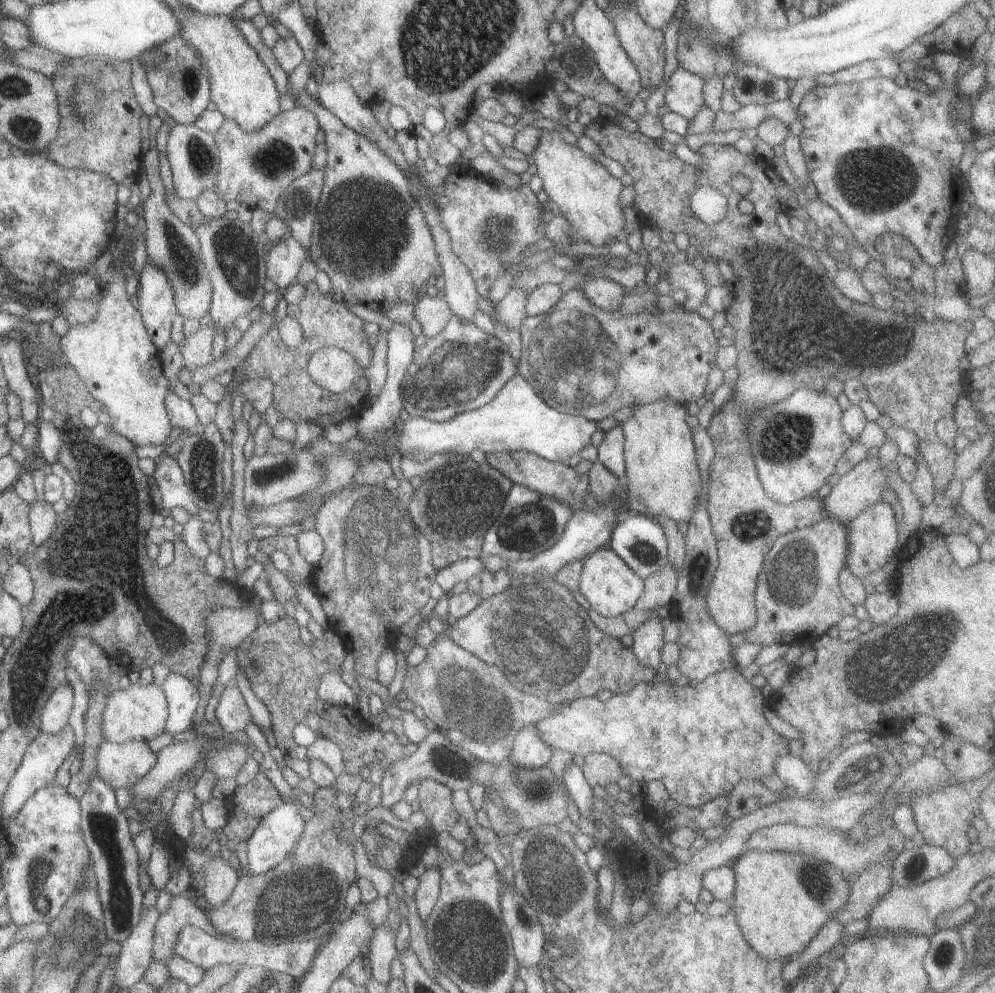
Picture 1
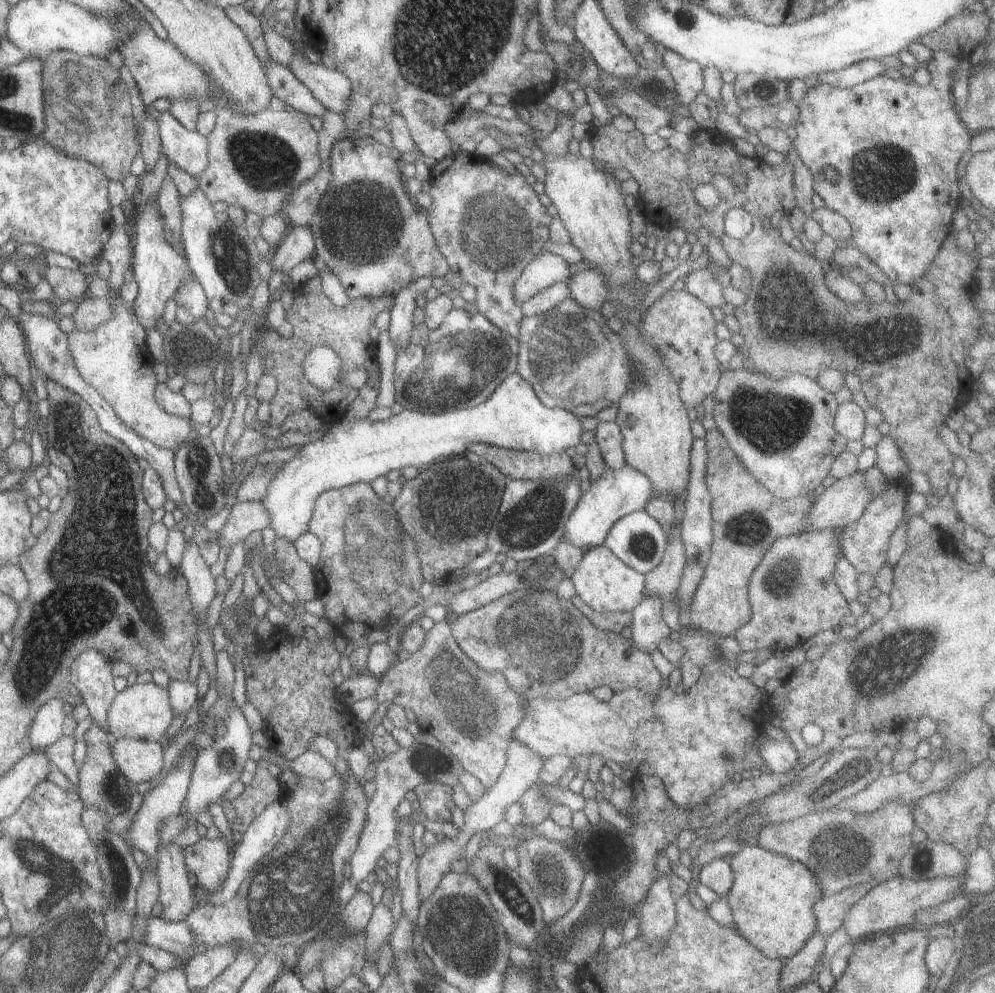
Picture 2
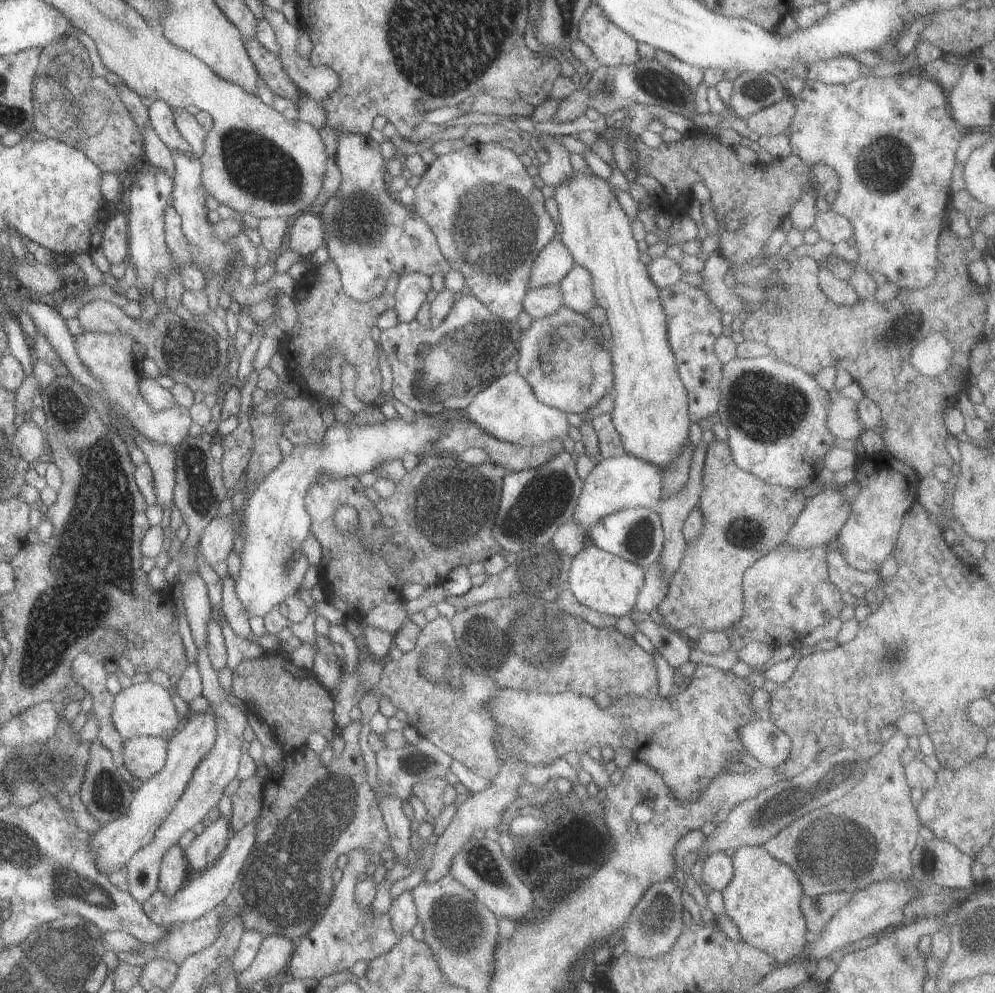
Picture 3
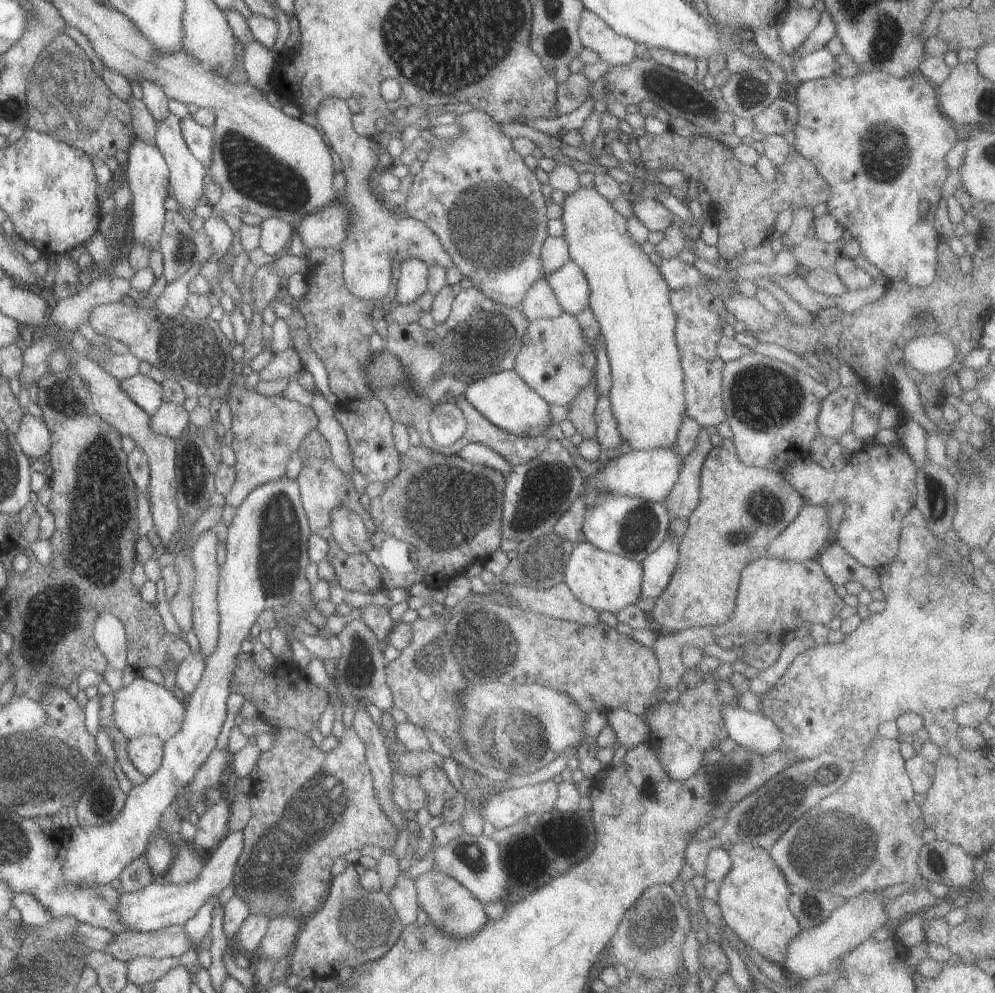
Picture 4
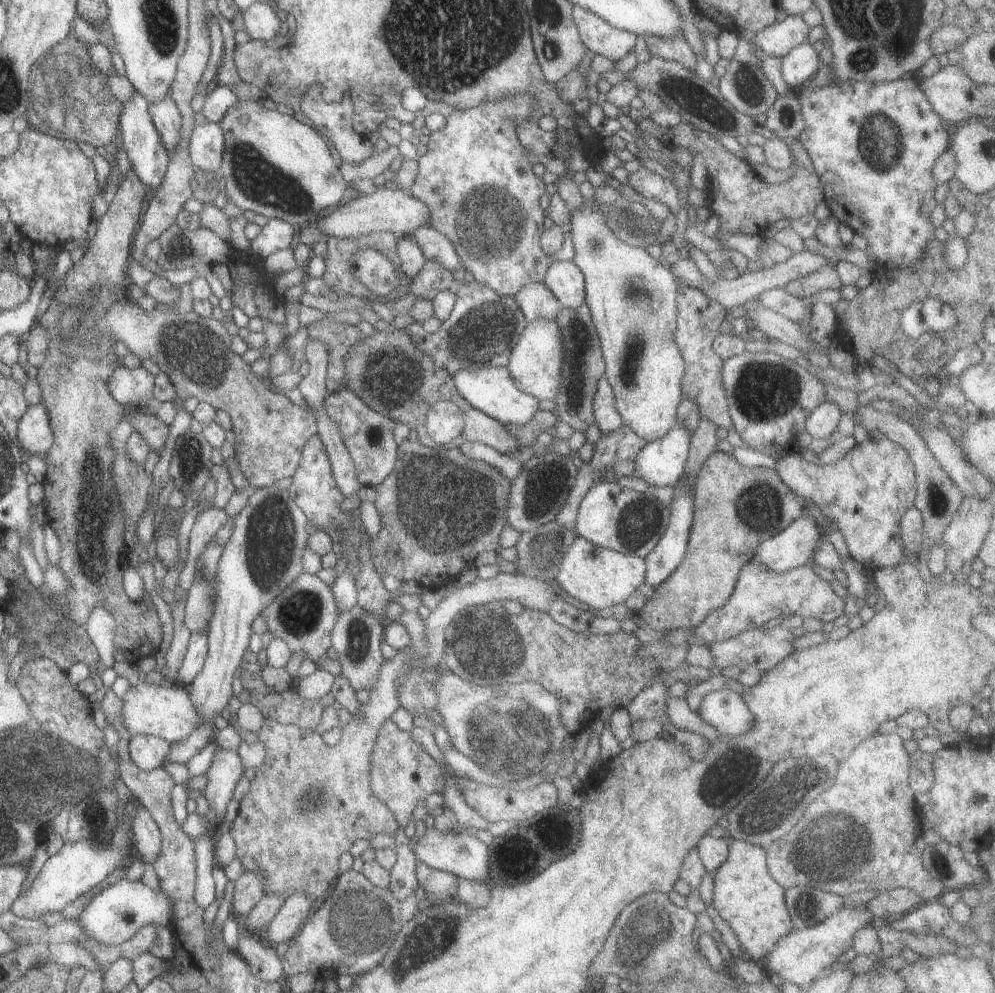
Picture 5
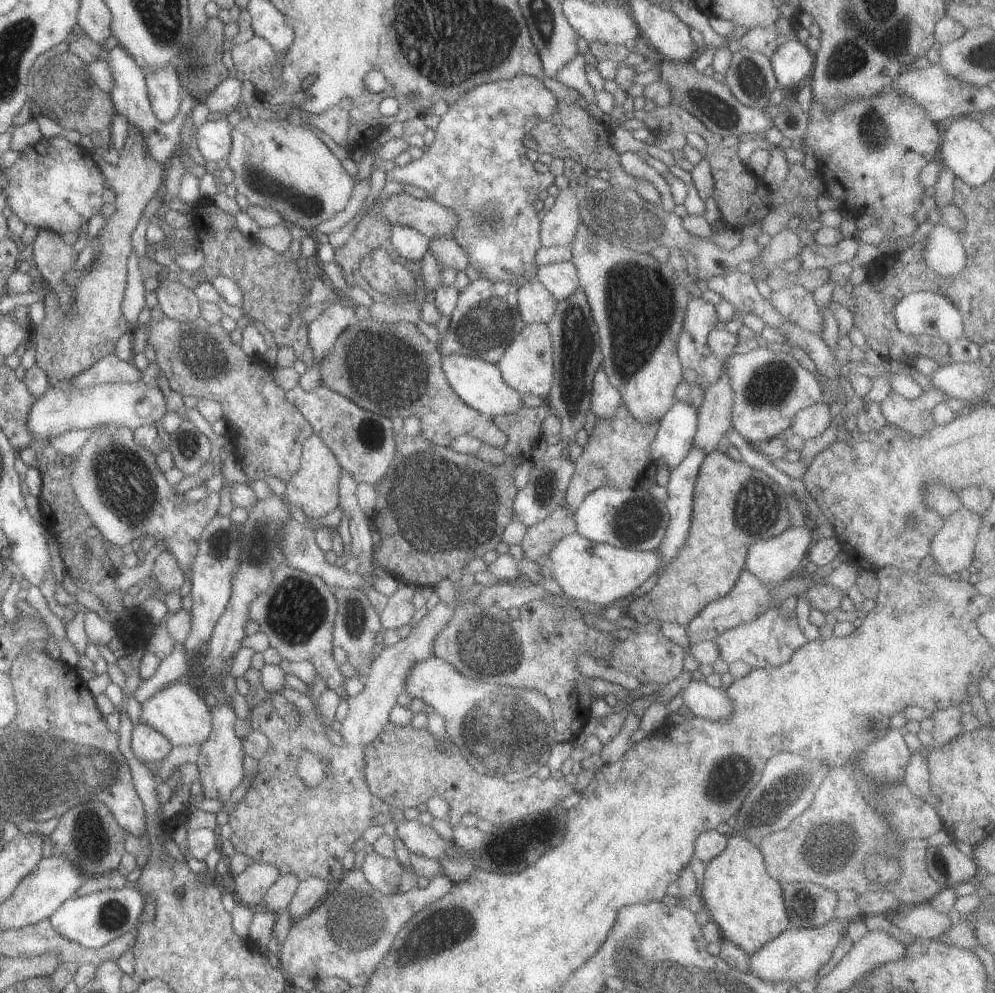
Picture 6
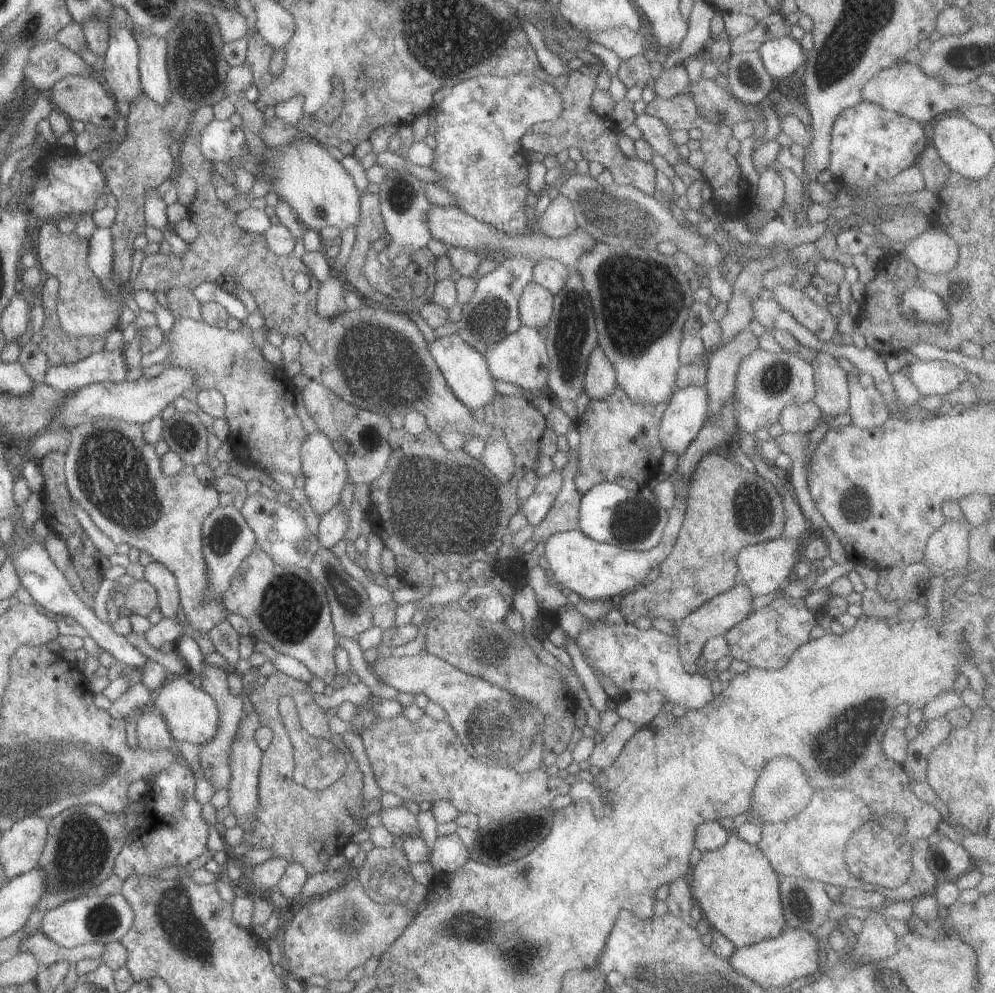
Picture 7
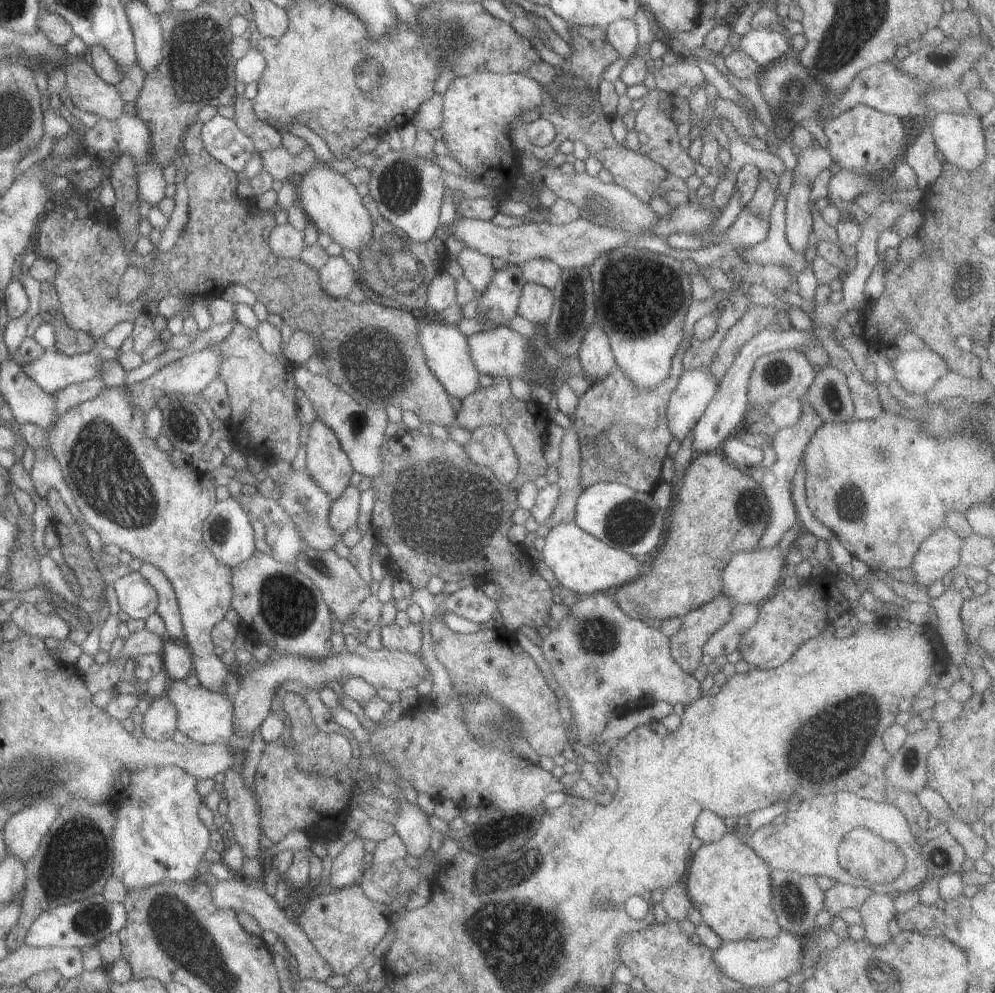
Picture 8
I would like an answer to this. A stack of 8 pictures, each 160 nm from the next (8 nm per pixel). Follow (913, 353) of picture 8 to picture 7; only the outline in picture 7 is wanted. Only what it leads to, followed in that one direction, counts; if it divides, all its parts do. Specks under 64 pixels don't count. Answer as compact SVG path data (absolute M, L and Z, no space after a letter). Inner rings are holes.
M915 359L903 368L905 376L917 387L920 395L943 395L966 384L968 371L945 361Z

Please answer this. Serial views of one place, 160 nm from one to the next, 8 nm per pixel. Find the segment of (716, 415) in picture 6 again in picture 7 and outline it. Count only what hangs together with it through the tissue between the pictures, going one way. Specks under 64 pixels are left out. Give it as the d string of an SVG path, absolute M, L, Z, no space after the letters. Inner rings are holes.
M748 328L740 330L726 343L715 348L708 356L704 385L707 395L707 417L718 414L718 410L734 394L734 382L739 361L758 348L758 338Z

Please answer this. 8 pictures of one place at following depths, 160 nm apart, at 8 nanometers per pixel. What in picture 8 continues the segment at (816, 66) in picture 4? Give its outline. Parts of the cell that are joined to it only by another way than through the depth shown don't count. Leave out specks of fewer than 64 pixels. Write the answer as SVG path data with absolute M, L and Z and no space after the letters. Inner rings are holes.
M767 28L747 30L738 40L737 50L752 58L761 69L781 55L792 54L790 43L783 32Z

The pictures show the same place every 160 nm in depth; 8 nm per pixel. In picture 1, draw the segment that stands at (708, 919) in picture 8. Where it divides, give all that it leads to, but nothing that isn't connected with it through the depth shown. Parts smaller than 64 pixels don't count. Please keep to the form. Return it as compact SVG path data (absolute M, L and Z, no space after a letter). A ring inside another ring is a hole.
M751 849L741 853L731 863L731 868L734 872L734 891L729 902L731 910L745 942L764 959L786 961L800 953L848 897L850 882L844 879L842 872L811 855Z

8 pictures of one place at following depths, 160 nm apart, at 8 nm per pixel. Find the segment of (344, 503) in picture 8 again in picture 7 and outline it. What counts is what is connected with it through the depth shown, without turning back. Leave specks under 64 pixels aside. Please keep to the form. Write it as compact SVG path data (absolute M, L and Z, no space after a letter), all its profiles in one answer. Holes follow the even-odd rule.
M339 502L318 517L316 539L321 549L329 549L344 538L348 525L348 513Z

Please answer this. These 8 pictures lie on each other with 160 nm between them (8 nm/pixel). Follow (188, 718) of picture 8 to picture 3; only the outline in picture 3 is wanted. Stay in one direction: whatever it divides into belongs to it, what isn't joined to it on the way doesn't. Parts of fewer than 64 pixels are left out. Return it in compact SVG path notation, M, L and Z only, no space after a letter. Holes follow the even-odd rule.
M149 680L122 688L114 696L110 719L123 741L132 736L152 736L167 740L179 728L169 691Z

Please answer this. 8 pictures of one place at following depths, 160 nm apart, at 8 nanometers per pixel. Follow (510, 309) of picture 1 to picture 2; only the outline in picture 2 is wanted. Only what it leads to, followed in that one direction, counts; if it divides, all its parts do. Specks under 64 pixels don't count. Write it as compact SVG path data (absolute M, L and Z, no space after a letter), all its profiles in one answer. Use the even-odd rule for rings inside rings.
M542 250L523 267L520 275L513 281L511 294L515 304L520 304L539 290L557 281L566 282L570 272L568 264L559 255Z

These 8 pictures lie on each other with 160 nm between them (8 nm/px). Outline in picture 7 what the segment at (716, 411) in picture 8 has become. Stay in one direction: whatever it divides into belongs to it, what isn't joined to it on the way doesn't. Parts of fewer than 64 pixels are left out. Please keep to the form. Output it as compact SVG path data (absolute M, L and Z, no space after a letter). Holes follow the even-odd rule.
M734 396L724 403L717 415L707 417L689 446L677 457L674 470L680 474L681 479L688 482L690 474L704 454L715 450L721 443L732 443L733 432L736 430L733 401Z

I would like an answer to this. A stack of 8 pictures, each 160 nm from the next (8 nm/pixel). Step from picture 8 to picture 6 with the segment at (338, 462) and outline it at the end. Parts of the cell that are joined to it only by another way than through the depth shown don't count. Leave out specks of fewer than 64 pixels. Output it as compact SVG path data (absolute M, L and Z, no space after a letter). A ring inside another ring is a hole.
M315 434L302 444L300 463L293 476L286 481L282 498L299 508L304 516L319 519L338 506L338 480L342 468L328 446Z

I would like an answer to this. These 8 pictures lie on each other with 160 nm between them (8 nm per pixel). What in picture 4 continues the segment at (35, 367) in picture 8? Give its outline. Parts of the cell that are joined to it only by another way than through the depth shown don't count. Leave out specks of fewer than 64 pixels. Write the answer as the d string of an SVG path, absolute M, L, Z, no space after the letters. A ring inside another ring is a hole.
M137 372L133 376L120 380L118 385L149 416L164 402L160 384L155 382L149 375L142 375Z

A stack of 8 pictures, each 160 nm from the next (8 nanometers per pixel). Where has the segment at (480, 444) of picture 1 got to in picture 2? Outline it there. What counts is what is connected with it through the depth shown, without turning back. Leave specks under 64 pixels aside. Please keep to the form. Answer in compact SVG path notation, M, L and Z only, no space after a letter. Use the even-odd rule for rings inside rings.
M517 373L508 374L495 390L474 407L451 409L441 413L422 413L403 409L398 414L391 414L385 420L369 421L364 419L349 422L346 419L337 424L325 426L325 433L316 441L297 447L293 460L280 464L271 482L268 483L264 497L259 501L269 513L269 528L275 537L281 537L292 543L306 531L311 518L315 499L327 489L338 489L355 483L370 483L375 477L385 475L389 470L402 469L403 466L423 468L433 460L465 454L467 445L491 445L515 451L535 451L543 456L563 452L569 446L577 446L584 428L579 418L559 407L543 406L532 391L531 385Z

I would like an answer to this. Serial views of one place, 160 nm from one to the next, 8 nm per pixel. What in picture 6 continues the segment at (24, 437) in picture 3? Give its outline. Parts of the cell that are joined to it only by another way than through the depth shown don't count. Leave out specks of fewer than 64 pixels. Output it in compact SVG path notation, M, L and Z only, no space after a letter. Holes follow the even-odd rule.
M142 380L132 383L105 383L80 389L60 391L53 387L33 401L26 418L26 427L37 447L49 437L73 429L91 429L102 425L119 425L131 430L156 424L165 413L163 394L157 386L150 387Z

